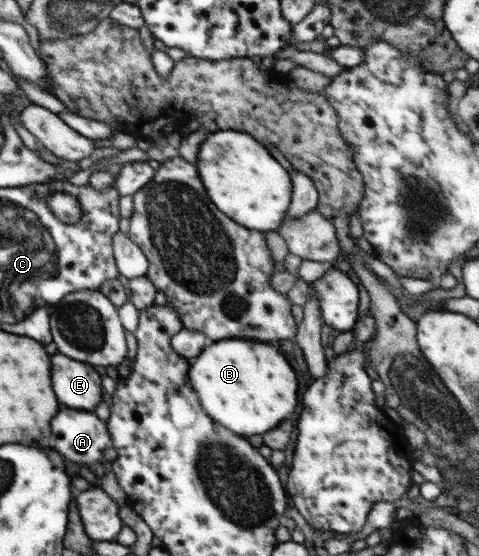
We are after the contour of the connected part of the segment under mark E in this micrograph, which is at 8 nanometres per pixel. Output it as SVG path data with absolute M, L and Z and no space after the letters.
M50 355L52 385L61 405L94 411L102 402L102 377L94 366L70 359L65 355Z

